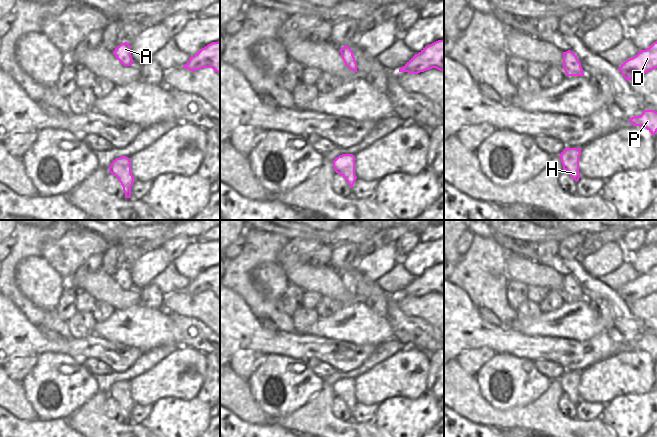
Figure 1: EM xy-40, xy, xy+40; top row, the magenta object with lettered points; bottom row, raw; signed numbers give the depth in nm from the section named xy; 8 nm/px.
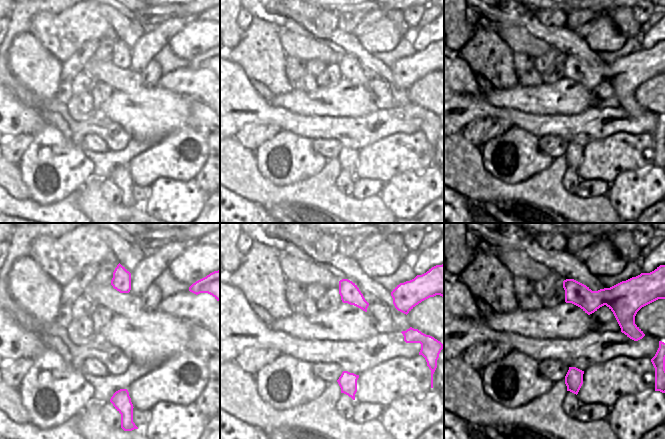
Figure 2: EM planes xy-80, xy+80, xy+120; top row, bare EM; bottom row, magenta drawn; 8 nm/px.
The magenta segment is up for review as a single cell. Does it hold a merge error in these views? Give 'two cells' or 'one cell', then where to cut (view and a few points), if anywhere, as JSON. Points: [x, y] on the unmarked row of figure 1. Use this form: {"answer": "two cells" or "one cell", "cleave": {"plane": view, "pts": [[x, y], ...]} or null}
{"answer": "one cell", "cleave": null}

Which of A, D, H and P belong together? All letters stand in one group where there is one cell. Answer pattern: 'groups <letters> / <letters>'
groups A D H P

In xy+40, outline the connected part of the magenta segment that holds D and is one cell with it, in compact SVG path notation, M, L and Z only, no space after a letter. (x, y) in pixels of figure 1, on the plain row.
M657 265L651 268L646 274L639 274L639 277L626 284L619 291L623 301L629 306L640 298L646 298L657 292Z

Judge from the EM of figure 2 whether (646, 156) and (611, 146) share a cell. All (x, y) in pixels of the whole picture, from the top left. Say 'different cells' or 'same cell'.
same cell

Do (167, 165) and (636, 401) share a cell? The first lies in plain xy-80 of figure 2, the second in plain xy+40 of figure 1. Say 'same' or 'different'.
different

